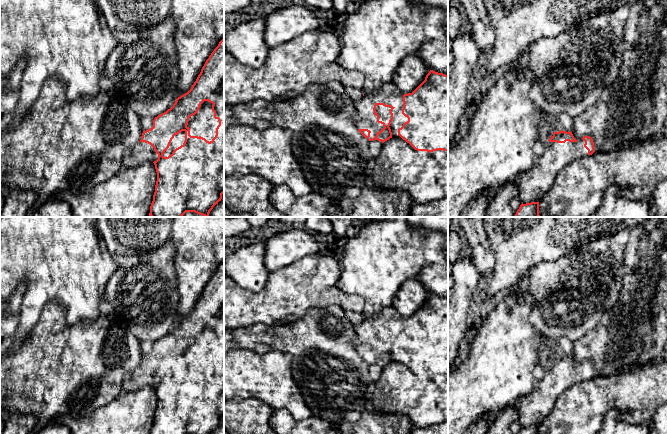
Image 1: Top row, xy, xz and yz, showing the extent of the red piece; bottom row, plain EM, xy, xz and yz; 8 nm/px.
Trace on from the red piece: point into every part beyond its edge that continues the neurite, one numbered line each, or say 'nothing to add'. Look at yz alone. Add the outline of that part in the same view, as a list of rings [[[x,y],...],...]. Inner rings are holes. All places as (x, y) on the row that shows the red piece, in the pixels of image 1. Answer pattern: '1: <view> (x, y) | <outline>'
1: yz (533, 185) | [[[583,139],[565,143],[547,141],[543,144],[540,156],[533,166],[513,179],[519,187],[521,203],[540,202],[566,165],[588,155],[584,144]]]

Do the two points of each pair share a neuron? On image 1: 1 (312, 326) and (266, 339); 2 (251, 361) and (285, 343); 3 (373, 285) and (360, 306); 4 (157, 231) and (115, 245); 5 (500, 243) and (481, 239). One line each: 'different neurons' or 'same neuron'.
1: same neuron
2: different neurons
3: different neurons
4: same neuron
5: different neurons

